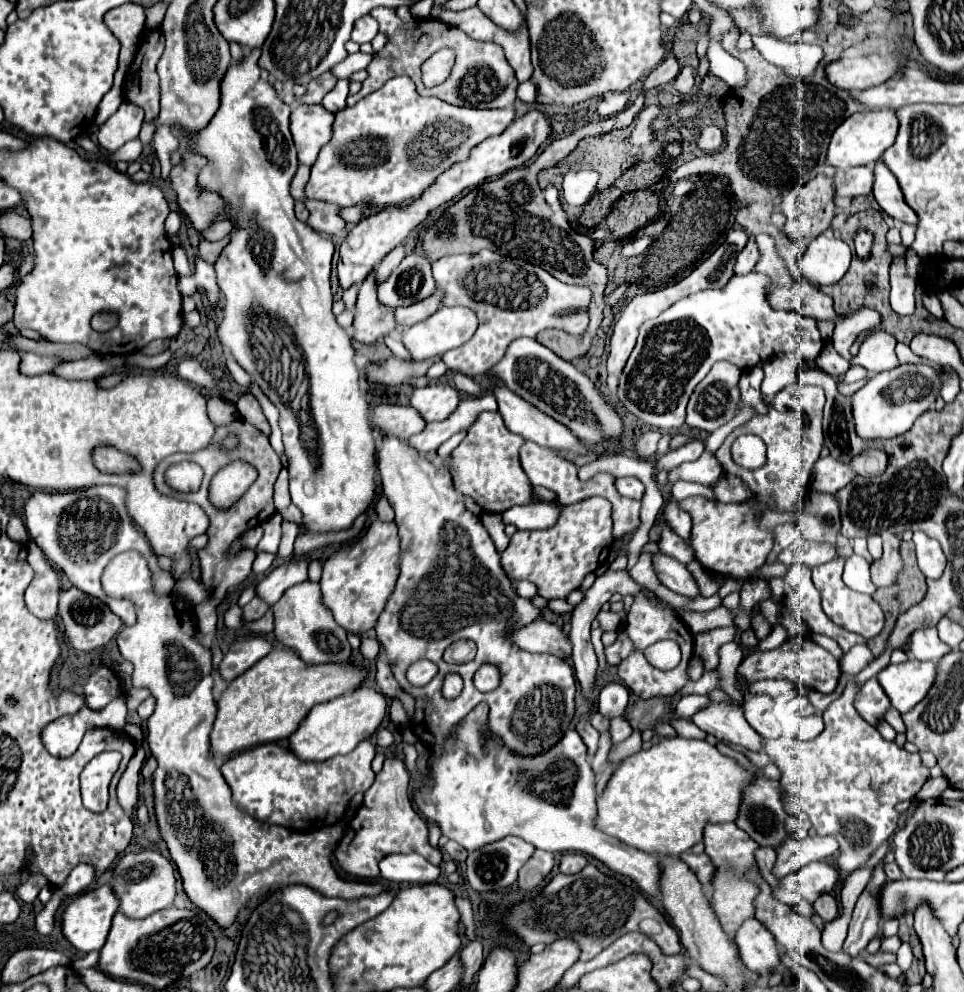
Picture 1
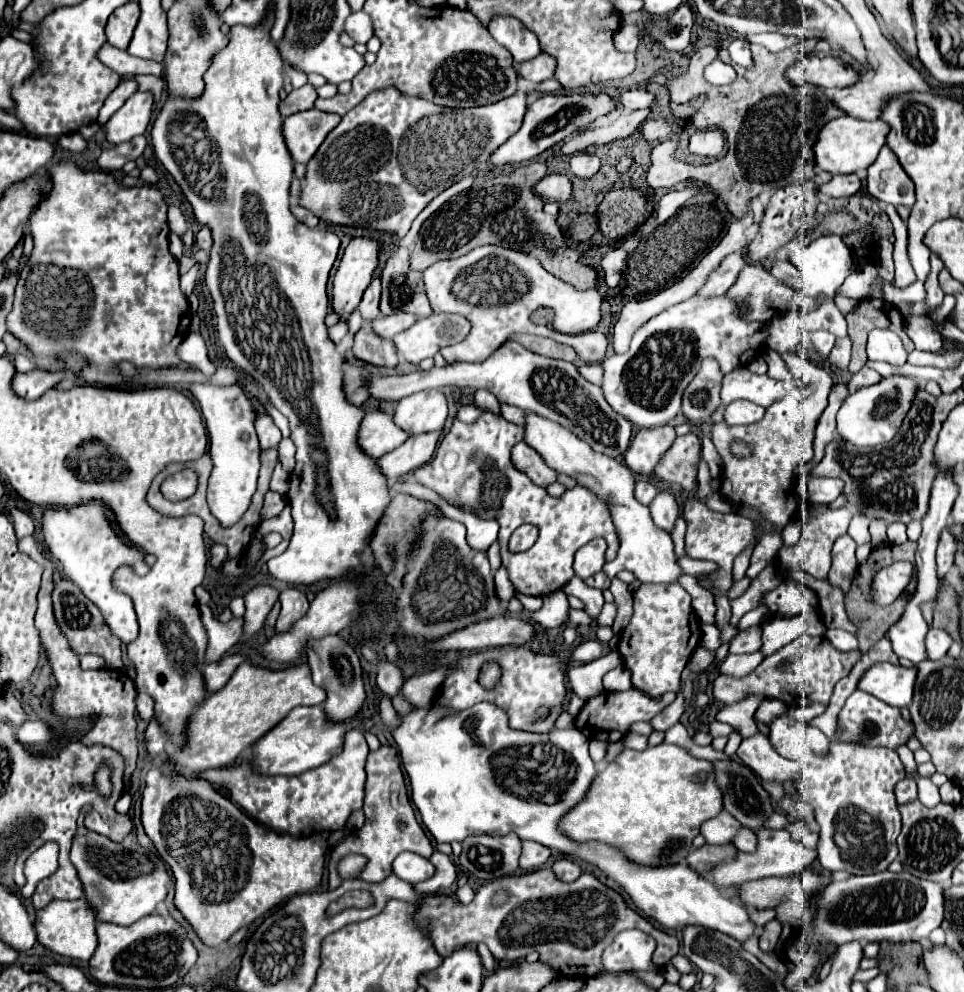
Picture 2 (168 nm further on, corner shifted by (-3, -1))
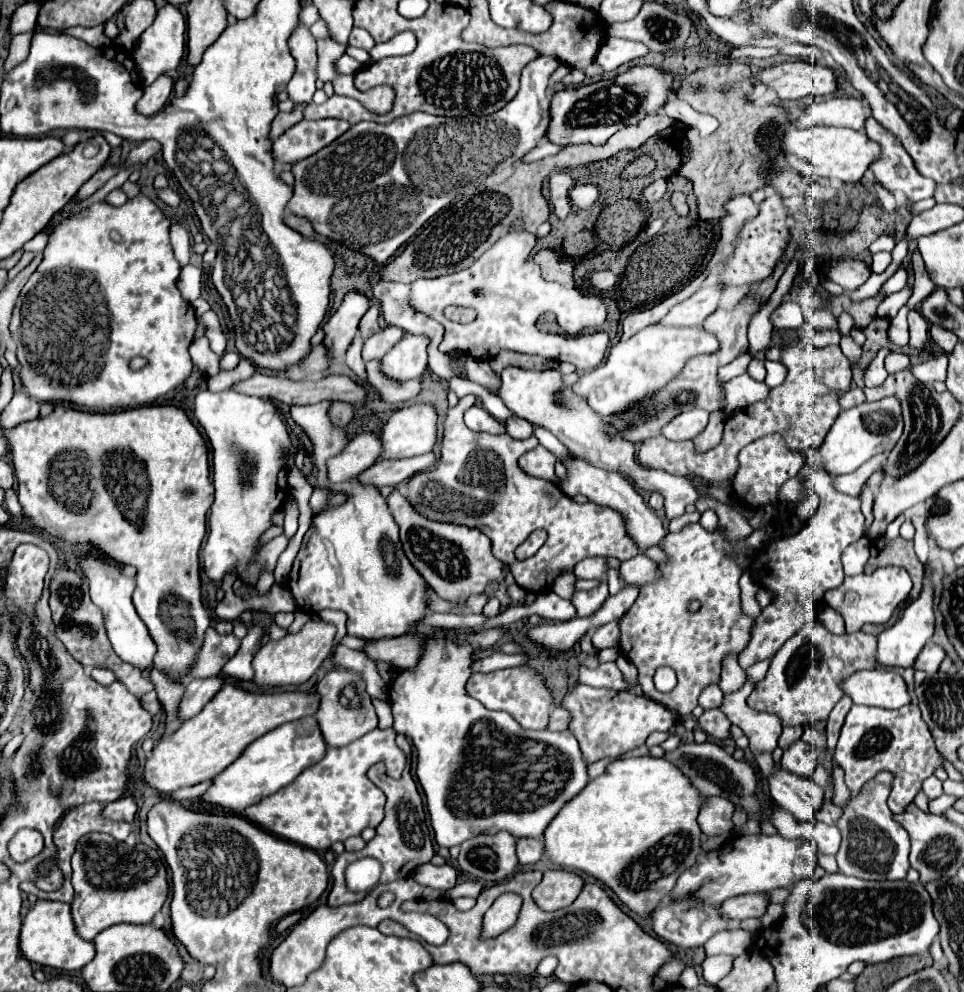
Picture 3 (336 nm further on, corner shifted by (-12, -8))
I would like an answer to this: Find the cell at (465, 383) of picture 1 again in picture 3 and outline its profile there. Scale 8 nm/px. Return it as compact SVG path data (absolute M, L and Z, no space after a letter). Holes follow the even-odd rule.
M510 416L508 420L504 420L504 426L506 426L506 432L512 436L512 438L530 438L532 436L532 424L526 422L526 420L520 420L516 416Z

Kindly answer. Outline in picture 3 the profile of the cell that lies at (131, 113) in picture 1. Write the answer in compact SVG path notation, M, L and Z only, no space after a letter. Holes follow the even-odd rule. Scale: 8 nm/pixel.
M160 76L158 80L154 80L154 84L144 88L144 96L136 104L136 112L142 116L154 116L168 102L170 94L172 94L172 80L168 76Z

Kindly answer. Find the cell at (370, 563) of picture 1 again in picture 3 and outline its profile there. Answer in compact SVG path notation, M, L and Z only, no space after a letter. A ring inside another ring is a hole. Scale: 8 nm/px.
M308 620L296 634L286 634L280 640L268 640L252 662L254 682L258 686L298 686L306 682L320 668L324 658L330 656L332 648L336 646L334 636L334 624L322 620Z

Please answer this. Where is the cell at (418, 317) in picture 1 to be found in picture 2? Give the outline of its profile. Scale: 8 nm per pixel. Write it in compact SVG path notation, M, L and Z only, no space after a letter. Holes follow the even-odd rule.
M395 313L391 317L377 317L375 321L371 321L371 329L383 339L391 339L393 335L409 329L415 321L417 317L411 317L409 313Z

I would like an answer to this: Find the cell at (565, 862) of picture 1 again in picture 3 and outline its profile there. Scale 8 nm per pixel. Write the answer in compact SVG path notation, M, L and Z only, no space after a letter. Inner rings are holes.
M548 870L544 872L542 882L534 888L532 898L542 910L552 912L572 904L578 898L582 886L584 886L584 880L576 872Z

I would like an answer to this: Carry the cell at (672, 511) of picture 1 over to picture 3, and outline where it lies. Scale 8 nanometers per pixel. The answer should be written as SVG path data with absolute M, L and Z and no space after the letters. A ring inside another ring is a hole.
M732 652L728 656L724 656L724 664L722 664L722 678L720 678L720 688L722 692L732 692L738 690L746 680L746 672L740 668L738 664L738 656Z

